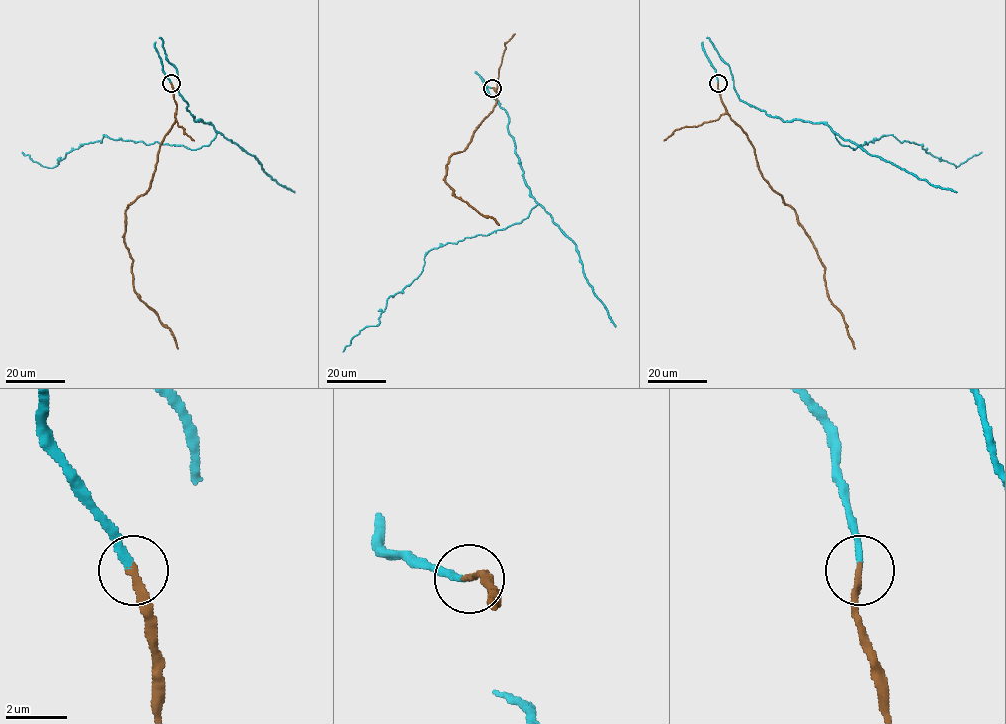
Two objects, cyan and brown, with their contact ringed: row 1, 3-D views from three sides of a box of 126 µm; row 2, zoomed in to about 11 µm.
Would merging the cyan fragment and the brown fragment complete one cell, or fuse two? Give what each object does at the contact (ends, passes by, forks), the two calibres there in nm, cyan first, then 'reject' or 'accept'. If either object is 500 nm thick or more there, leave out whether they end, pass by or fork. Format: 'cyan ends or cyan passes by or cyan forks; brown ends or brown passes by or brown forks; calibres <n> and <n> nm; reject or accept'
cyan ends; brown ends; calibres 200 and 200 nm; accept

